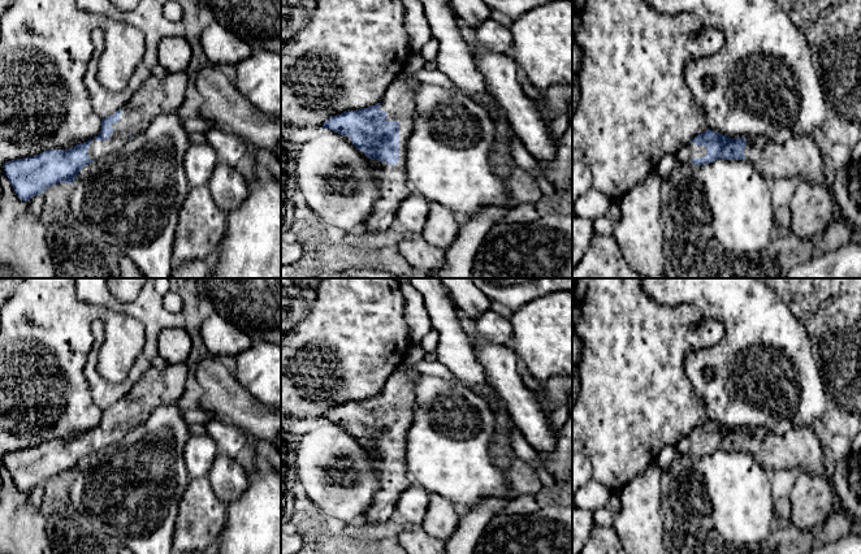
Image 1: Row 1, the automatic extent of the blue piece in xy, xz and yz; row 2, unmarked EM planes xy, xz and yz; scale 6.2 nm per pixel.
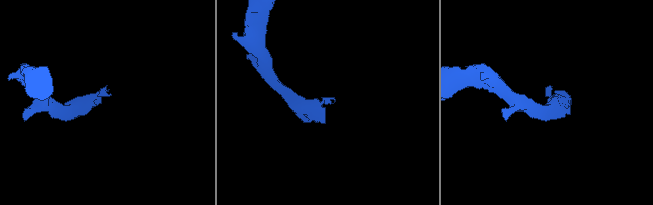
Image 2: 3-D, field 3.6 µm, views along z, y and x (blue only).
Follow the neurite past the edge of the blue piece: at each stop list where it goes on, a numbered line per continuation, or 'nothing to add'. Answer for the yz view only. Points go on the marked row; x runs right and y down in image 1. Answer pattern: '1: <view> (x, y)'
1: yz (688, 152)

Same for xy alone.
1: xy (155, 96)

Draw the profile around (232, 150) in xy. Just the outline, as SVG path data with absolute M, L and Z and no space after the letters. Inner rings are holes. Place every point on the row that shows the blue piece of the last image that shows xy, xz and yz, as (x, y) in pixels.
M212 127L204 133L207 143L216 151L220 163L243 166L251 147L228 130Z

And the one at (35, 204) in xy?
M38 194L38 195L33 196L27 202L30 212L36 217L40 216L42 209L43 209L43 204L44 204L44 199L43 199L42 194Z

